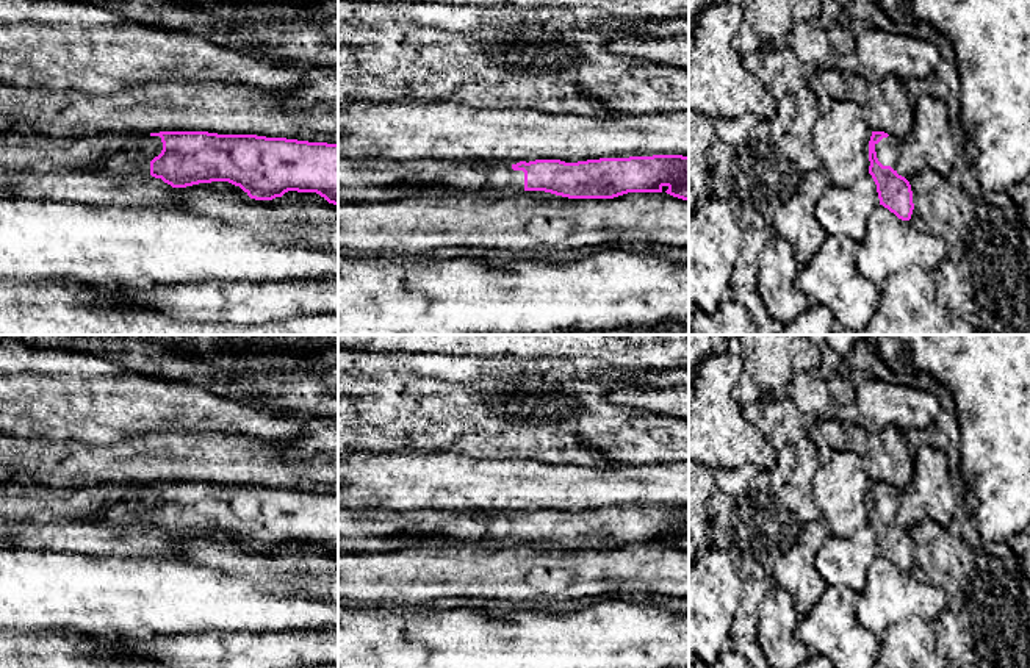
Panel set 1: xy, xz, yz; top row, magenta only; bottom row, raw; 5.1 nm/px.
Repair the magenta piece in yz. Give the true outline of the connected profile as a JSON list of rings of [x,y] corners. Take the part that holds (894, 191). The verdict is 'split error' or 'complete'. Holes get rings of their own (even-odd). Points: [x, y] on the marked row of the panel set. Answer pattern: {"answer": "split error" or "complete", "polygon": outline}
{"answer": "split error", "polygon": [[[872,131],[869,141],[869,174],[872,175],[880,205],[902,221],[909,221],[914,203],[909,181],[897,174],[900,139],[884,131]]]}

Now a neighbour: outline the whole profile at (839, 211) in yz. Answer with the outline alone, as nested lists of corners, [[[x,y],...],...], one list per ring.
[[[870,174],[848,188],[828,183],[816,207],[816,217],[828,236],[845,235],[858,242],[866,236],[866,221],[880,205]]]

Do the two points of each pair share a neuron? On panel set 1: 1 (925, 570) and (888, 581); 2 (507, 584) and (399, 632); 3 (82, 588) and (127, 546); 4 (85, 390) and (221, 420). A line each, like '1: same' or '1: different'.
1: different
2: different
3: different
4: same

